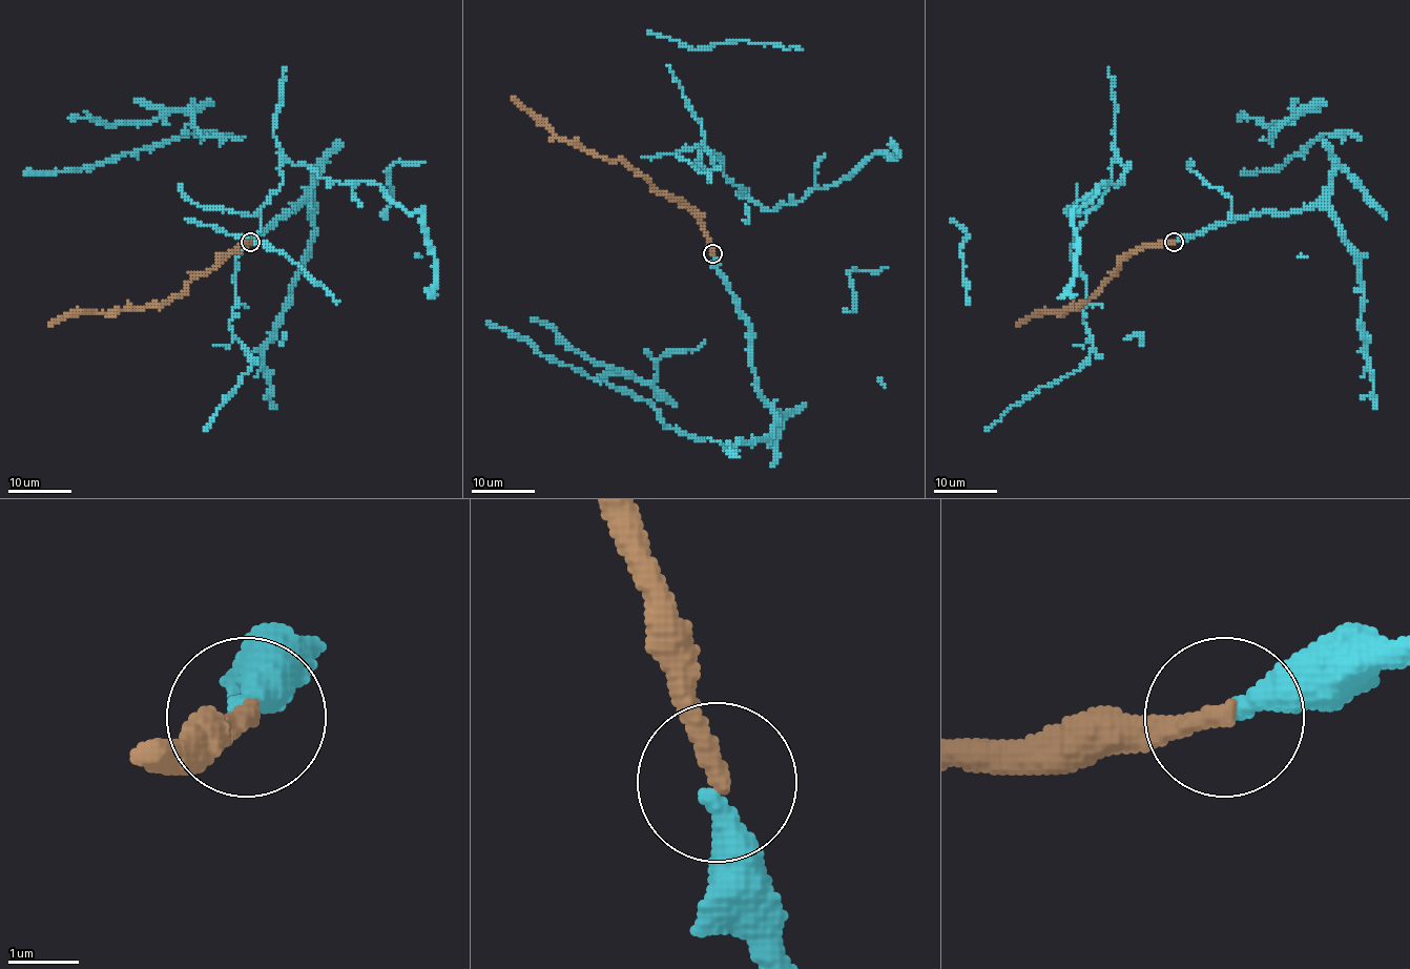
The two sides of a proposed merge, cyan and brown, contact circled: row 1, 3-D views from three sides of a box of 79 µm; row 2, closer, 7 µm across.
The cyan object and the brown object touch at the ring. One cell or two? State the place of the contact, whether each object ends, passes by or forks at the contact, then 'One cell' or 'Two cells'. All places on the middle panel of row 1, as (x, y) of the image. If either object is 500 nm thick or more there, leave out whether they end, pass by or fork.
Place: (712, 253). At the ring cyan ends. At the ring brown ends. One cell

